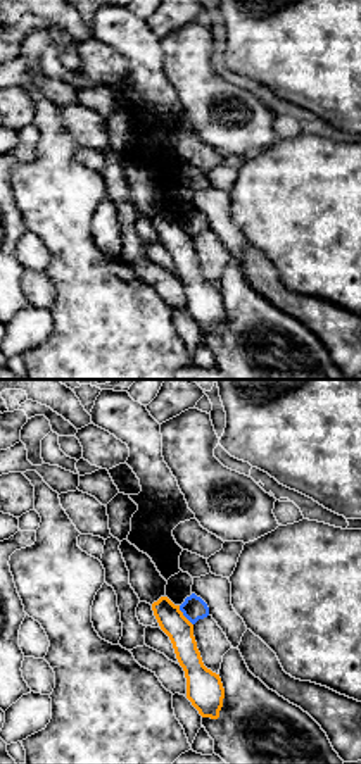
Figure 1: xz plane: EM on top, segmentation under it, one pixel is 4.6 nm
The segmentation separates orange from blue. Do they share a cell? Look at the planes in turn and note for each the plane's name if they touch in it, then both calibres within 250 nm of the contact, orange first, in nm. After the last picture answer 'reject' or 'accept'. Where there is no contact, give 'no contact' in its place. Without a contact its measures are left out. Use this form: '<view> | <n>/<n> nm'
xz | 120/110 nm

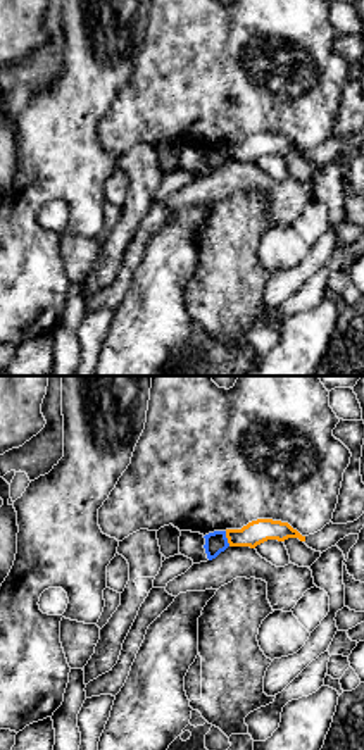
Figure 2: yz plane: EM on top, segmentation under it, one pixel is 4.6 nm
yz | 110/100 nm

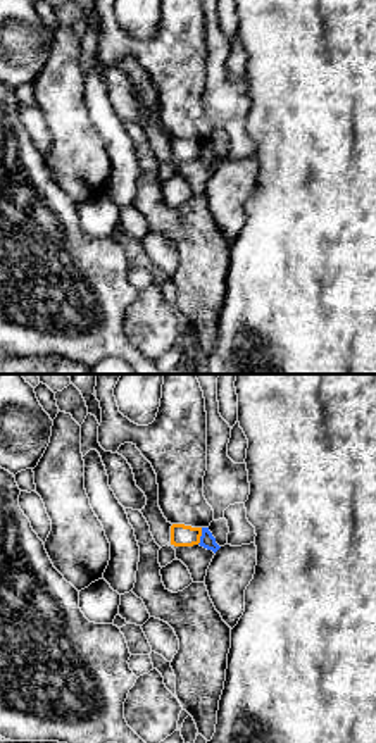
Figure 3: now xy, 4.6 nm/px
xy | 100/70 nm

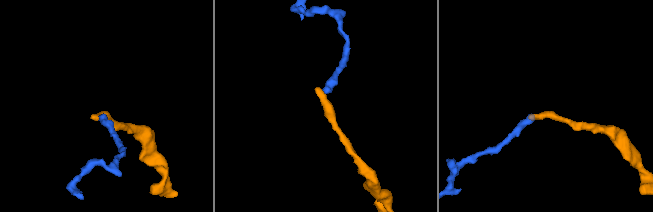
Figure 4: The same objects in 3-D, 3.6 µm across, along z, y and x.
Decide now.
reject

